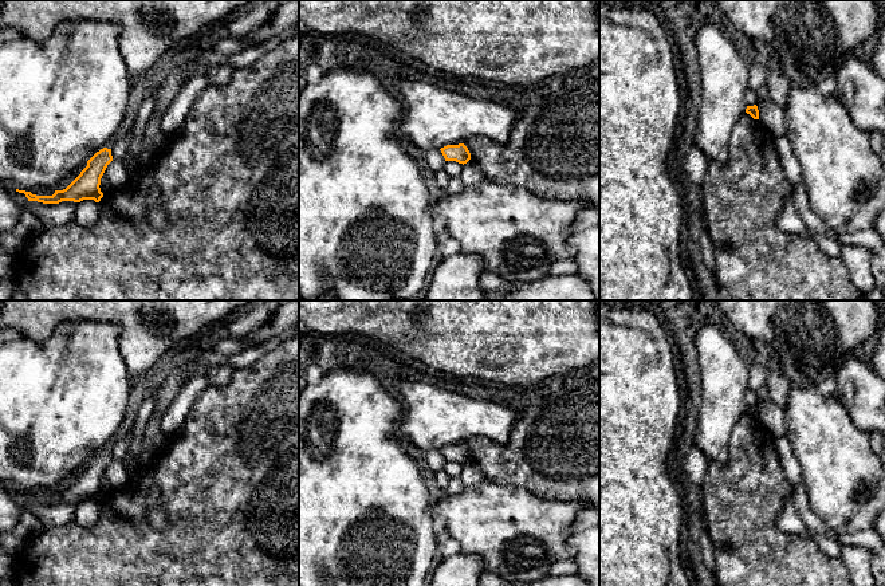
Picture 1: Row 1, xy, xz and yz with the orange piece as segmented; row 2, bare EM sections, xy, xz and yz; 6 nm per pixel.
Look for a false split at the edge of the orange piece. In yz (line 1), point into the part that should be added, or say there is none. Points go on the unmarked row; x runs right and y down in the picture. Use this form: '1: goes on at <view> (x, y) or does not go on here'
1: does not go on here

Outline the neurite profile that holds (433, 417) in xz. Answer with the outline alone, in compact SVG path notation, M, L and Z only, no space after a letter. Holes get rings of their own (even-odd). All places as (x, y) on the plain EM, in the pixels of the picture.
M402 381L394 392L404 408L400 429L424 453L447 445L464 444L469 438L488 438L495 444L506 445L522 412L514 406L472 398L424 382Z

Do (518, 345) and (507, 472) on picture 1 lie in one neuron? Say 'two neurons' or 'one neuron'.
two neurons

